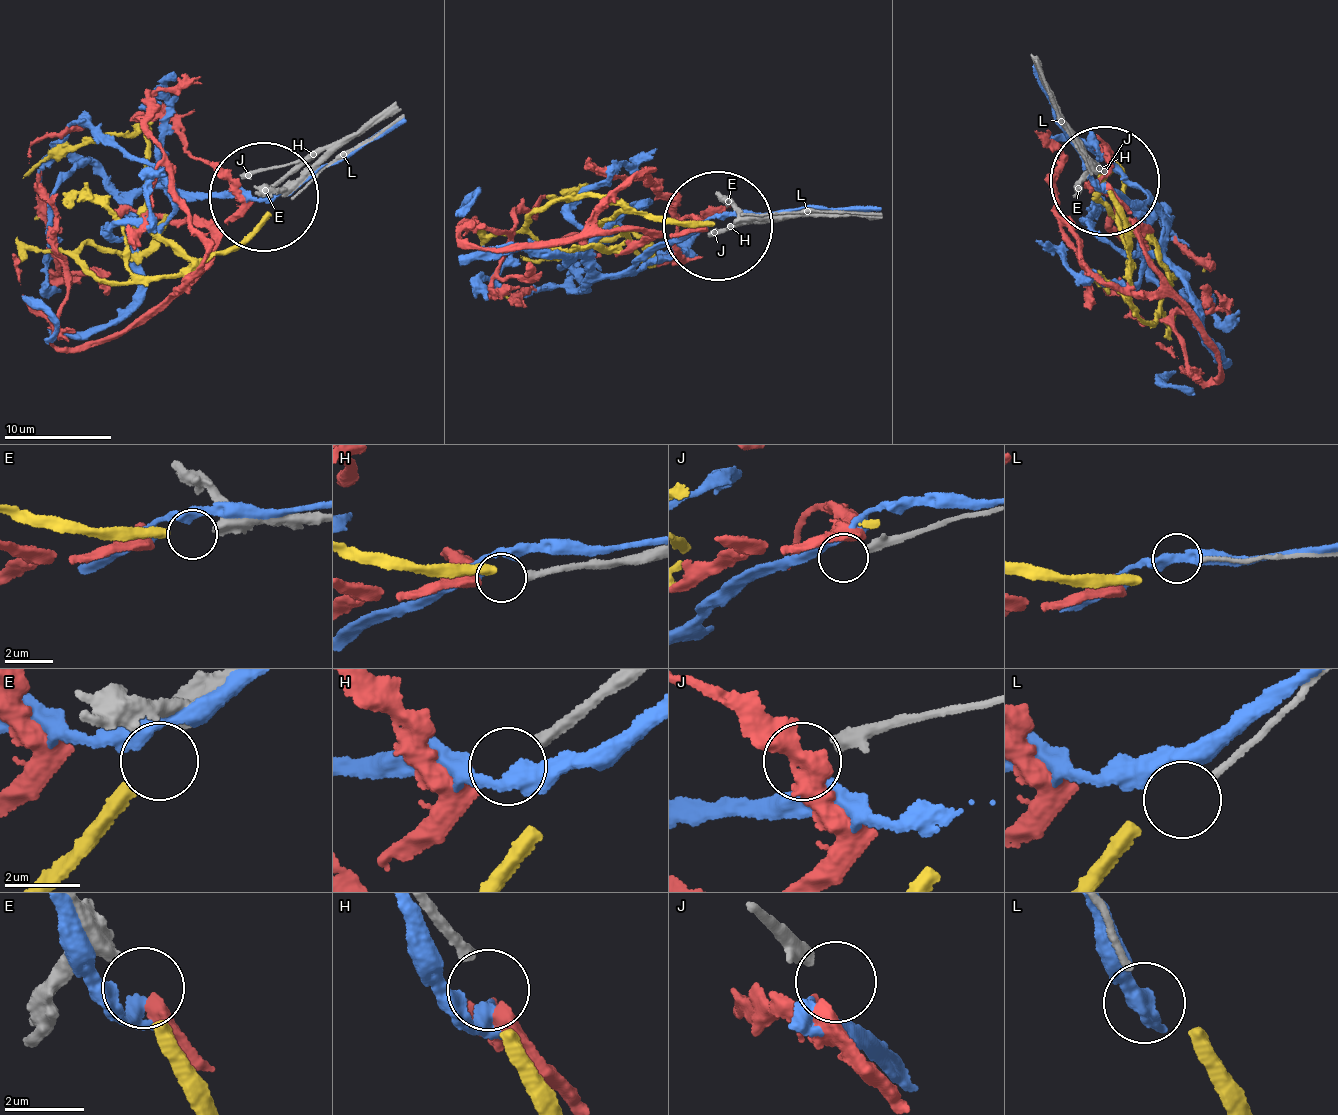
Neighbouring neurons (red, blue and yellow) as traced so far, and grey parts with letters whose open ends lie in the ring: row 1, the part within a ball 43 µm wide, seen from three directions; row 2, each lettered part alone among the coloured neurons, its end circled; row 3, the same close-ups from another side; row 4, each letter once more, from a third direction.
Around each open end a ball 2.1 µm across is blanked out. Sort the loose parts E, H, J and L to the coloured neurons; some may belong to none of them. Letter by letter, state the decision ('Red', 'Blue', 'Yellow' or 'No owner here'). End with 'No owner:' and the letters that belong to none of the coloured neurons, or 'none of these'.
E: Yellow
H: Red
J: No owner here
L: No owner here
No owner: J, L

